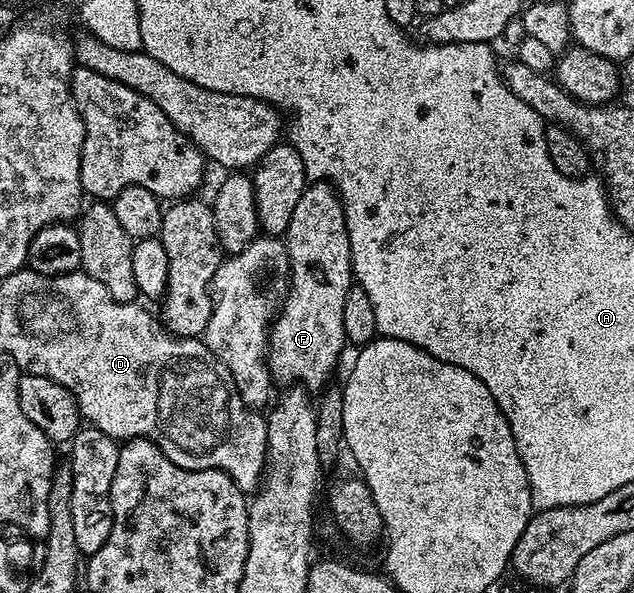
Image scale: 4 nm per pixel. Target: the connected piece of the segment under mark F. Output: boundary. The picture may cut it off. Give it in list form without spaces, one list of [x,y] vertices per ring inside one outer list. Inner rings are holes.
[[[325,181],[308,184],[301,199],[297,199],[293,219],[289,219],[285,244],[291,275],[287,298],[283,300],[278,317],[269,326],[267,368],[270,376],[275,376],[279,381],[301,383],[302,388],[308,391],[319,391],[331,381],[331,372],[338,367],[339,356],[345,350],[347,336],[341,323],[341,314],[345,311],[345,295],[349,295],[353,284],[347,214],[343,211],[343,204],[339,202],[339,194],[335,192],[334,185]]]

